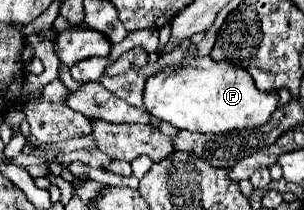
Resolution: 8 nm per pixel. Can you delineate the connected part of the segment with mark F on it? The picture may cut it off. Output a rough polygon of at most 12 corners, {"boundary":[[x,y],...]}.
{"boundary":[[209,56],[153,74],[151,116],[227,134],[271,120],[277,92]]}

